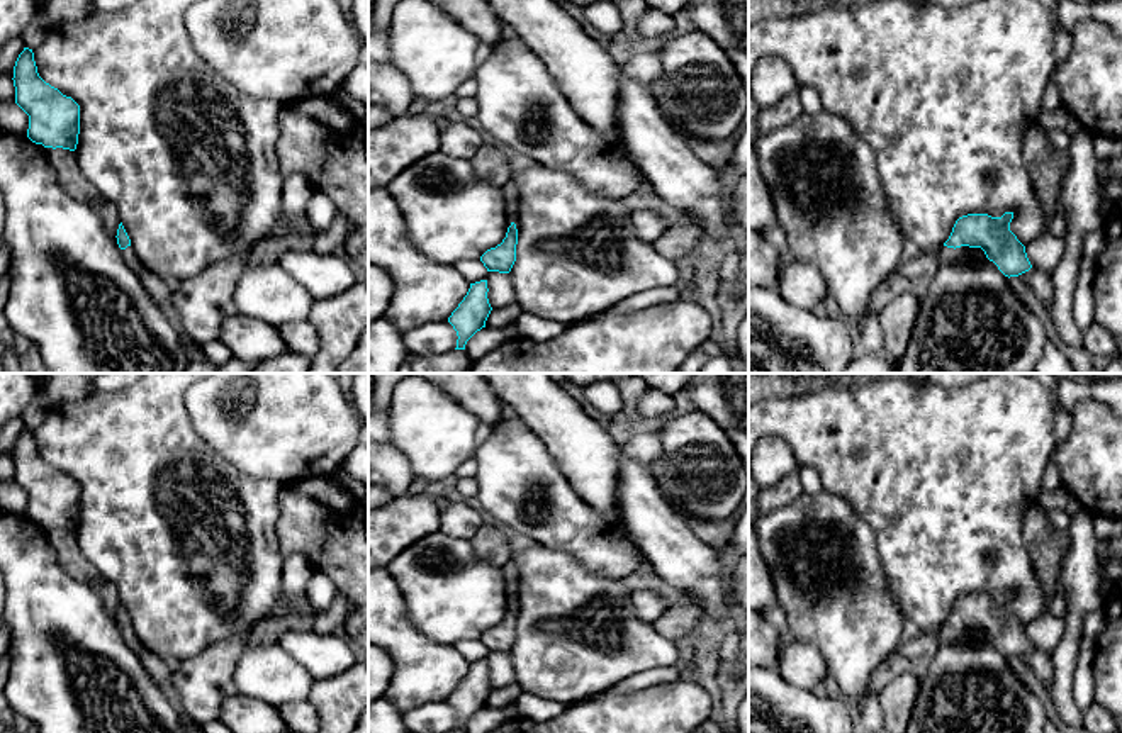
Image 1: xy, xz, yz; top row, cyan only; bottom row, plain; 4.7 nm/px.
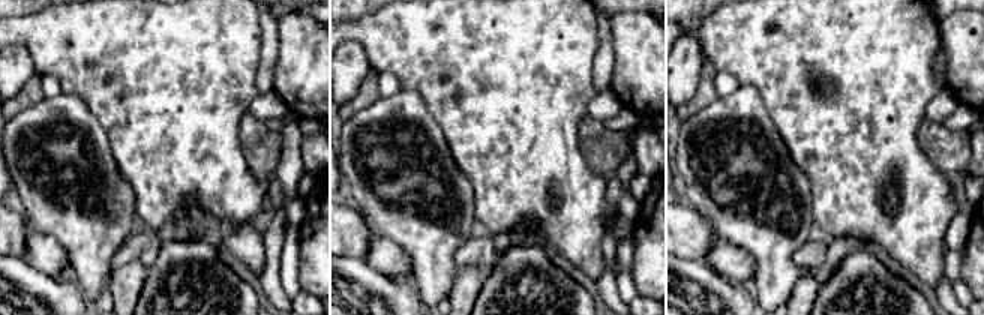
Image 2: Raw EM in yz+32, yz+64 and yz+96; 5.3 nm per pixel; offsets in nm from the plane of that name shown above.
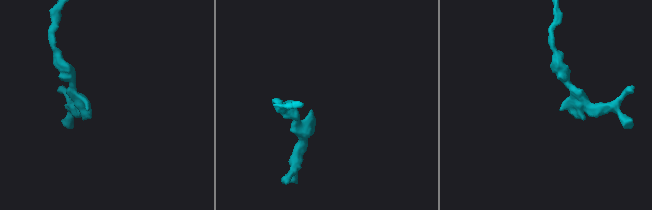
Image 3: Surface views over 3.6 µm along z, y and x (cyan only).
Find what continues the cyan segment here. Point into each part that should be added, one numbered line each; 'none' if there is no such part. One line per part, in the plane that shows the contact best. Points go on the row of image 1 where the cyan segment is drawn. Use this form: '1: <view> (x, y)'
1: yz (948, 255)

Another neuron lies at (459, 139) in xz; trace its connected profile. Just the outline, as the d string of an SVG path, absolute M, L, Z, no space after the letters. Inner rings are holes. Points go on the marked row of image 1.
M452 122L440 132L440 151L446 156L472 159L475 151L484 144L487 136L468 124Z

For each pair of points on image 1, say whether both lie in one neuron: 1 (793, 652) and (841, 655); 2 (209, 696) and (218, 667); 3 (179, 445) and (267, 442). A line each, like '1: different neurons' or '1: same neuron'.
1: different neurons
2: same neuron
3: different neurons

